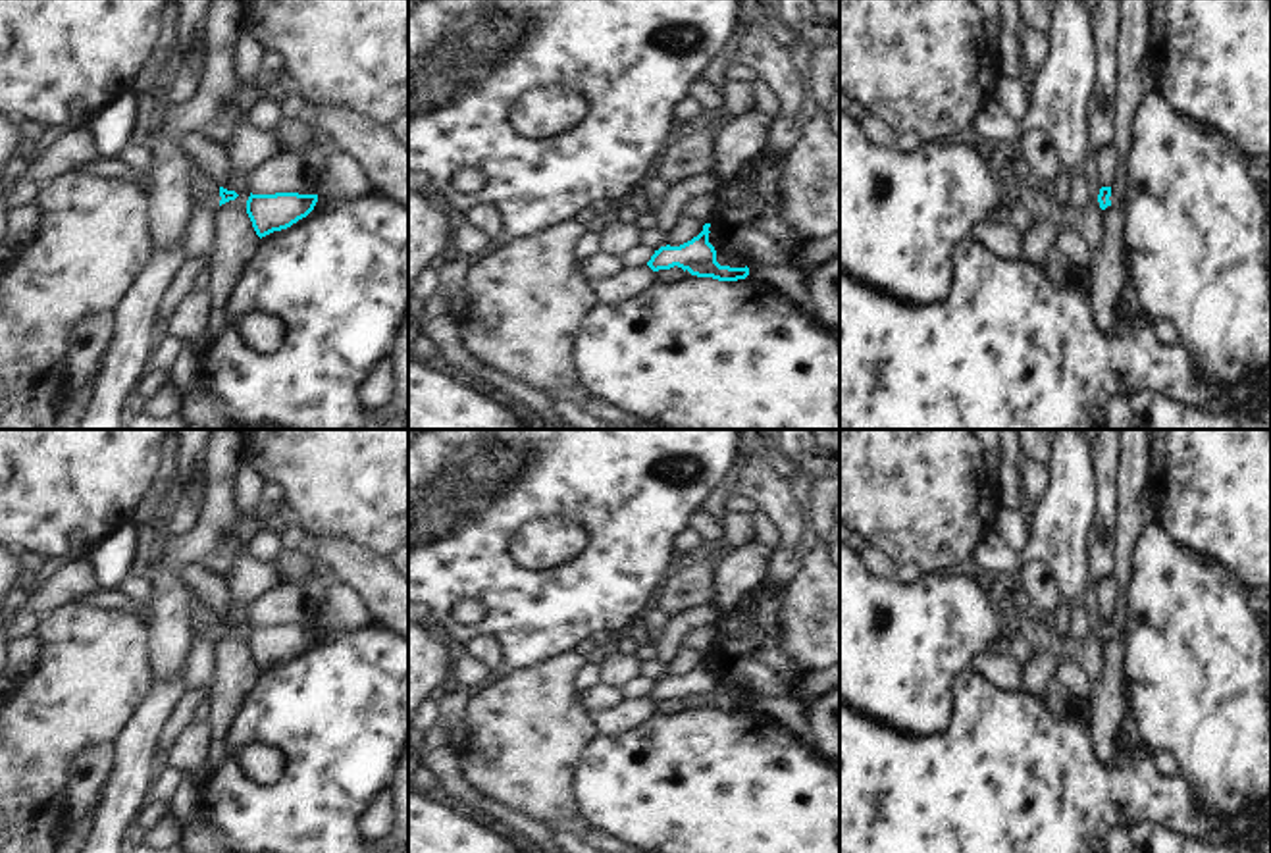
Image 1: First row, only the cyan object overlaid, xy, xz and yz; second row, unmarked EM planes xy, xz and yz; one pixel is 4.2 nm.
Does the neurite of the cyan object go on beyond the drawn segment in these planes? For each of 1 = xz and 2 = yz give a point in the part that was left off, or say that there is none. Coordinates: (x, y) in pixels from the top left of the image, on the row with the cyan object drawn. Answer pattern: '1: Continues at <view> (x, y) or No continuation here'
1: Continues at xz (632, 282)
2: Continues at yz (1135, 25).

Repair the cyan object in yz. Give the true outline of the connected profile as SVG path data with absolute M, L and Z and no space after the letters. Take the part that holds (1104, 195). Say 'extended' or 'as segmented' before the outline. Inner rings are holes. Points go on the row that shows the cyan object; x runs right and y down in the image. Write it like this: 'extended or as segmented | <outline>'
extended | M1119 0L1119 96L1115 100L1115 139L1119 166L1115 183L1102 187L1100 208L1125 204L1127 156L1130 148L1130 123L1134 110L1144 94L1138 64L1150 54L1150 33L1154 29L1154 8L1148 0Z

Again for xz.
extended | M709 227L691 241L680 246L661 246L655 250L645 266L636 266L632 270L622 270L618 275L605 279L591 279L591 287L599 298L599 304L616 304L630 297L643 293L653 283L653 273L659 270L670 270L674 266L687 270L697 277L713 277L718 281L738 281L749 275L749 268L730 268L716 262L716 250L709 243Z

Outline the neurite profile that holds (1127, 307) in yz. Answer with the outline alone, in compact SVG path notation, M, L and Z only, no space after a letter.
M1130 281L1121 291L1115 312L1121 320L1134 320L1140 312L1144 312Z

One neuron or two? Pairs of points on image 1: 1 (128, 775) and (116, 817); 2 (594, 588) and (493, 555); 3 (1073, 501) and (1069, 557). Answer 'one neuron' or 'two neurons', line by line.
1: one neuron
2: one neuron
3: one neuron

